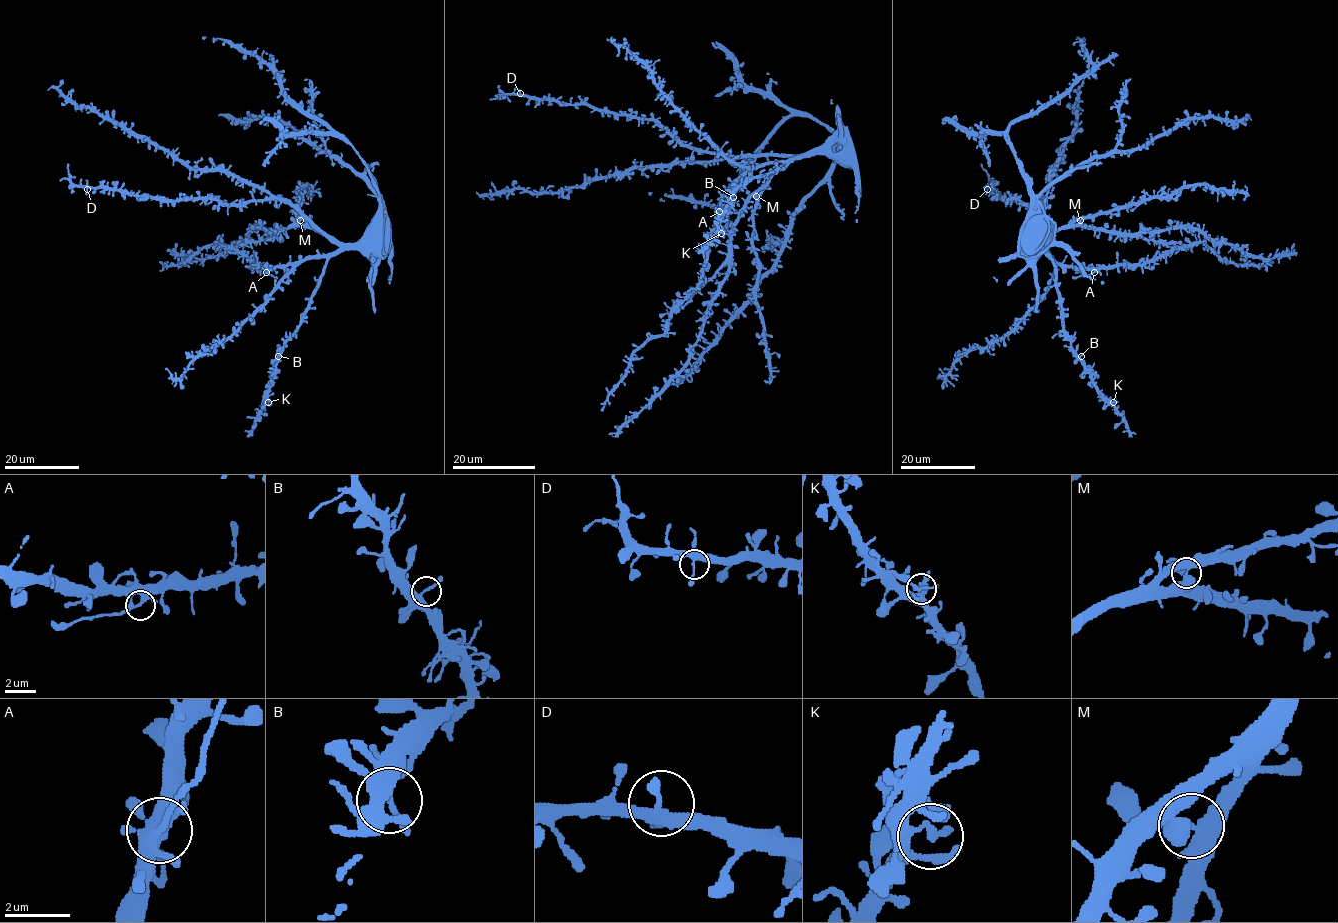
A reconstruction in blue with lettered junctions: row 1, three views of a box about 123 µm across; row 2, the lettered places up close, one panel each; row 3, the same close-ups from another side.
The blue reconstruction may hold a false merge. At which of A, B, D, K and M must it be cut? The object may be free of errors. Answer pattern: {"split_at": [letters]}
{"split_at": ["A"]}

